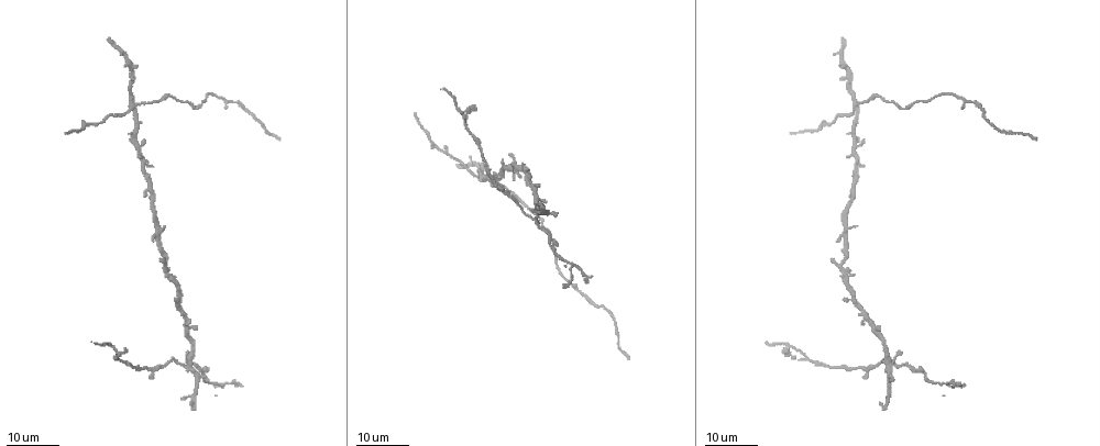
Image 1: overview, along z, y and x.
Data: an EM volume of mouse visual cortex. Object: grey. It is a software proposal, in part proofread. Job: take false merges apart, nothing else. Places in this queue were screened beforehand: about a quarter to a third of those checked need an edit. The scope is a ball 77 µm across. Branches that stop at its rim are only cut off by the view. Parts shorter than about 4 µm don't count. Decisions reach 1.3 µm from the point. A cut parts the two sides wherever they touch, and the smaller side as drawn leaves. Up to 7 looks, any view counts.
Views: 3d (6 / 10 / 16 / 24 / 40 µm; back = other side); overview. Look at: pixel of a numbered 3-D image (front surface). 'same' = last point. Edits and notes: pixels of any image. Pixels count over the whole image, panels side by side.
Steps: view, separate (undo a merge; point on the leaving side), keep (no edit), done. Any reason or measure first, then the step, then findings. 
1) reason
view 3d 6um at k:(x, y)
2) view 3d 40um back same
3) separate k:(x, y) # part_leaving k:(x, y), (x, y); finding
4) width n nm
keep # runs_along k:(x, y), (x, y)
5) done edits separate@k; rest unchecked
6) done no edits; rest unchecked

three-way junction
view 3d 24um at 1:(133, 104)

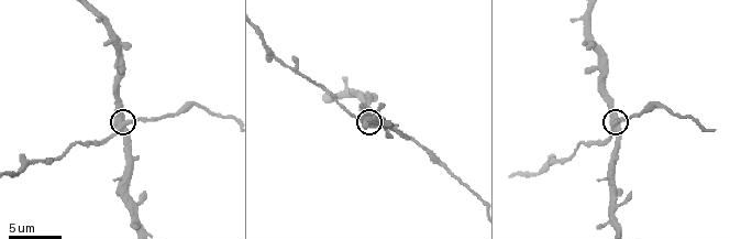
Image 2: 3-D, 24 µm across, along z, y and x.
view 3d 10um at 2:(125, 122)

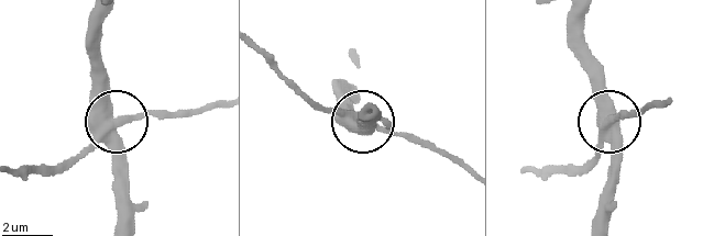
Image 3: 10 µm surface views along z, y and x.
separate 3:(141, 116) # part_leaving 3:(106, 127), (142, 114), (218, 108); two cells meet here

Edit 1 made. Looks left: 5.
see it whole again
view overview

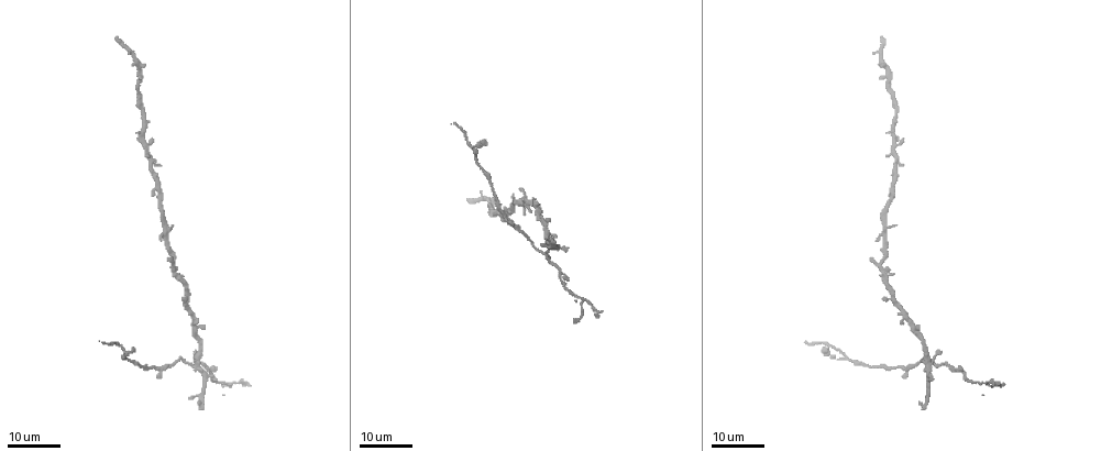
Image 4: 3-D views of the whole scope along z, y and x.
view 3d 16um at 4:(830, 345)

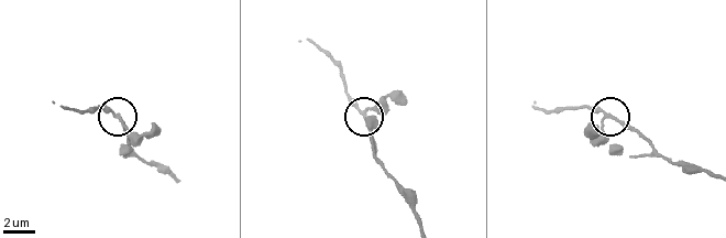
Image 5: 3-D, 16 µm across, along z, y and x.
view 3d 6um at 5:(615, 118)

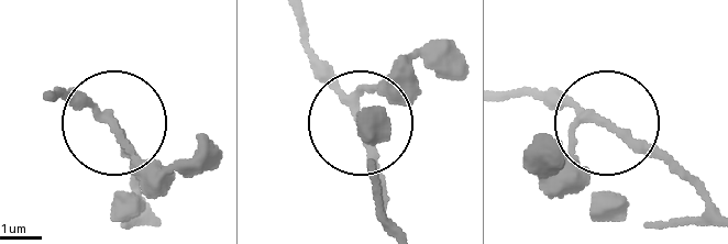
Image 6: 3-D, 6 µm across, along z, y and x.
arms 3
keep # all the same cell

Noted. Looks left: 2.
branch point
view 3d 24um at 4:(191, 362)

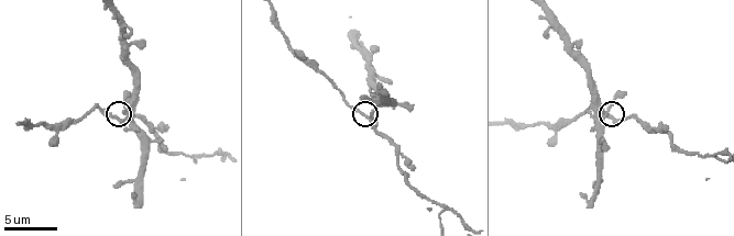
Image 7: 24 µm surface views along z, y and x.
closer look
view 3d 6um at 7:(113, 117)

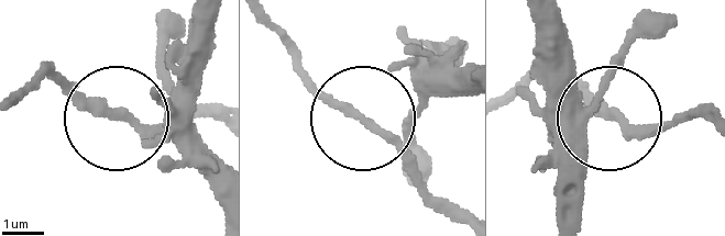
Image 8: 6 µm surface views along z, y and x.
arms 3
keep # all the same cell

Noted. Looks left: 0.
done edits separate@3; rest unchecked

